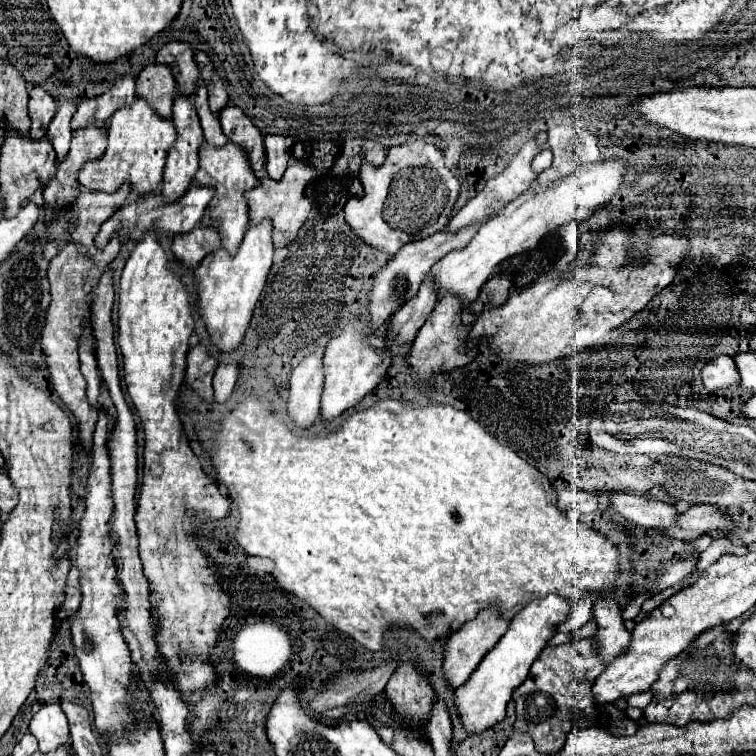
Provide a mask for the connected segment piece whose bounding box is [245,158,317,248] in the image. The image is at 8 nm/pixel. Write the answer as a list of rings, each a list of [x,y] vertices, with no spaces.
[[[291,158],[289,166],[285,170],[285,176],[279,182],[265,178],[265,180],[261,180],[259,186],[245,192],[245,200],[249,204],[249,224],[259,224],[261,220],[269,218],[273,224],[275,248],[289,246],[297,238],[299,228],[305,224],[305,220],[313,208],[313,200],[311,200],[311,196],[307,196],[307,188],[313,186],[315,180],[317,180],[317,172],[313,170],[313,166],[307,166],[305,162]]]

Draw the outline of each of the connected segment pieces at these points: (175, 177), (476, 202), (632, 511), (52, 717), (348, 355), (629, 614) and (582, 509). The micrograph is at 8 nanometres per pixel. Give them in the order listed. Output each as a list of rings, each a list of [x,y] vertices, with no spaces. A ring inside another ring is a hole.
[[[177,96],[173,102],[173,124],[177,130],[177,142],[173,152],[169,152],[167,156],[167,166],[165,166],[165,174],[163,174],[163,188],[161,194],[165,200],[169,202],[177,202],[191,186],[193,176],[199,168],[199,146],[203,144],[203,132],[201,132],[201,124],[199,124],[199,116],[193,108],[191,98],[187,96]]]
[[[537,140],[525,142],[523,148],[521,148],[521,152],[509,162],[509,166],[507,166],[501,174],[497,174],[495,178],[491,178],[491,180],[487,182],[485,190],[479,192],[473,200],[469,200],[469,202],[449,220],[447,230],[449,230],[449,232],[457,232],[457,230],[461,230],[461,228],[465,228],[465,226],[479,224],[479,222],[483,222],[483,220],[487,220],[487,218],[491,218],[491,216],[497,216],[497,214],[501,214],[501,212],[507,208],[509,202],[517,200],[523,192],[527,192],[529,186],[531,186],[531,184],[535,182],[535,178],[537,178],[537,174],[535,174],[533,168],[531,168],[531,162],[533,162],[533,158],[537,156],[537,152],[539,152]]]
[[[609,494],[609,506],[621,514],[625,520],[631,520],[645,528],[665,530],[675,524],[677,510],[671,502],[635,496],[635,494]]]
[[[59,704],[43,706],[31,720],[29,732],[39,740],[39,750],[51,752],[61,746],[71,748],[71,736],[69,736],[69,724],[67,716],[61,710]]]
[[[351,320],[347,328],[341,332],[339,338],[333,338],[325,350],[323,358],[323,370],[325,370],[325,386],[321,396],[321,420],[329,422],[349,408],[357,406],[369,392],[375,390],[375,386],[383,380],[387,374],[387,368],[391,366],[391,356],[385,352],[385,348],[375,350],[369,344],[369,330],[365,322]]]
[[[639,594],[639,596],[635,596],[629,604],[627,604],[627,608],[623,610],[623,618],[625,620],[635,620],[635,616],[641,612],[641,604],[649,598],[651,594]]]
[[[559,490],[559,508],[567,514],[567,512],[575,512],[575,514],[589,514],[595,512],[599,506],[599,496],[591,494],[591,492],[581,492],[581,490]]]

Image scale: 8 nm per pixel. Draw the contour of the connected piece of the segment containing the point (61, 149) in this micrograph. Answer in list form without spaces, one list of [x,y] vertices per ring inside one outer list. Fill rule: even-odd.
[[[61,102],[61,106],[49,126],[49,132],[47,132],[47,138],[51,140],[59,162],[69,154],[69,142],[71,142],[69,122],[71,122],[75,110],[77,110],[77,106],[73,102]]]

